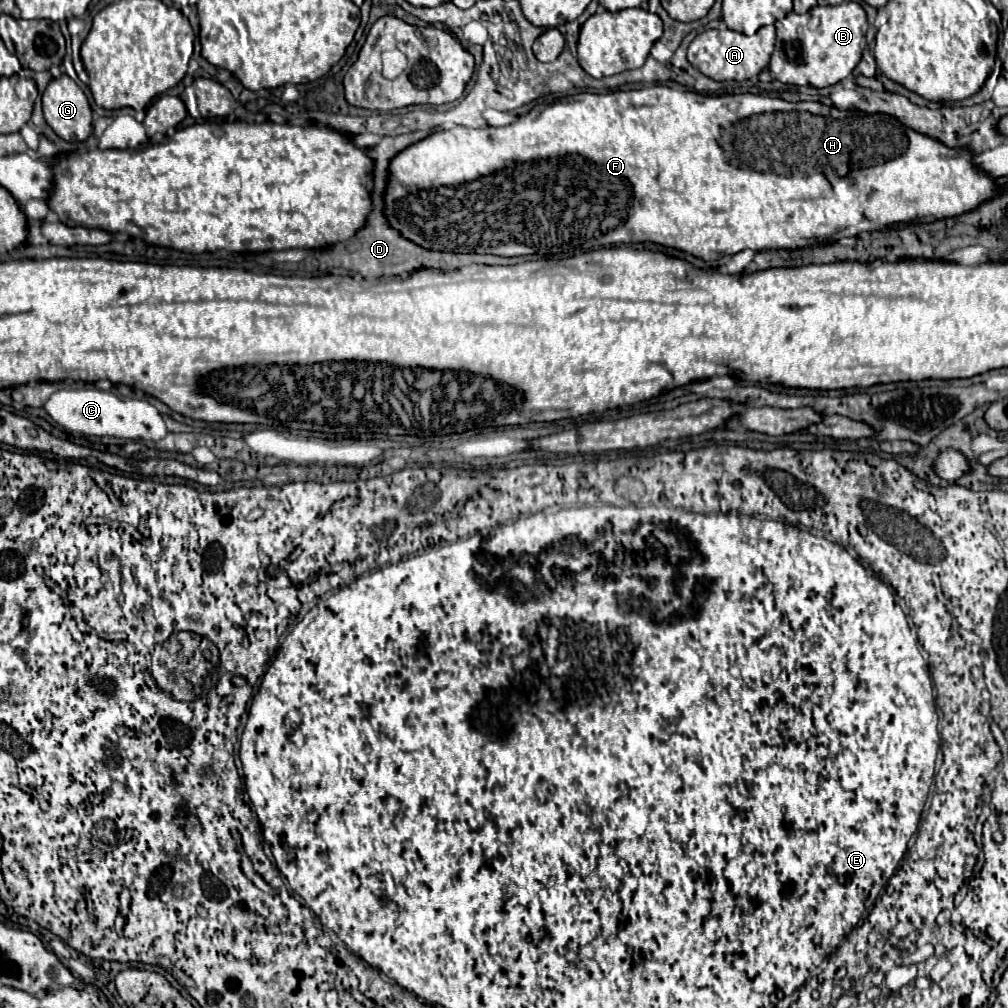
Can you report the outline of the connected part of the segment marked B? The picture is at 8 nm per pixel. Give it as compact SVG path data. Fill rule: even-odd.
M858 2L816 6L808 14L790 12L784 20L776 22L776 48L772 52L770 72L776 80L790 86L832 86L850 76L860 62L868 27L866 12Z

